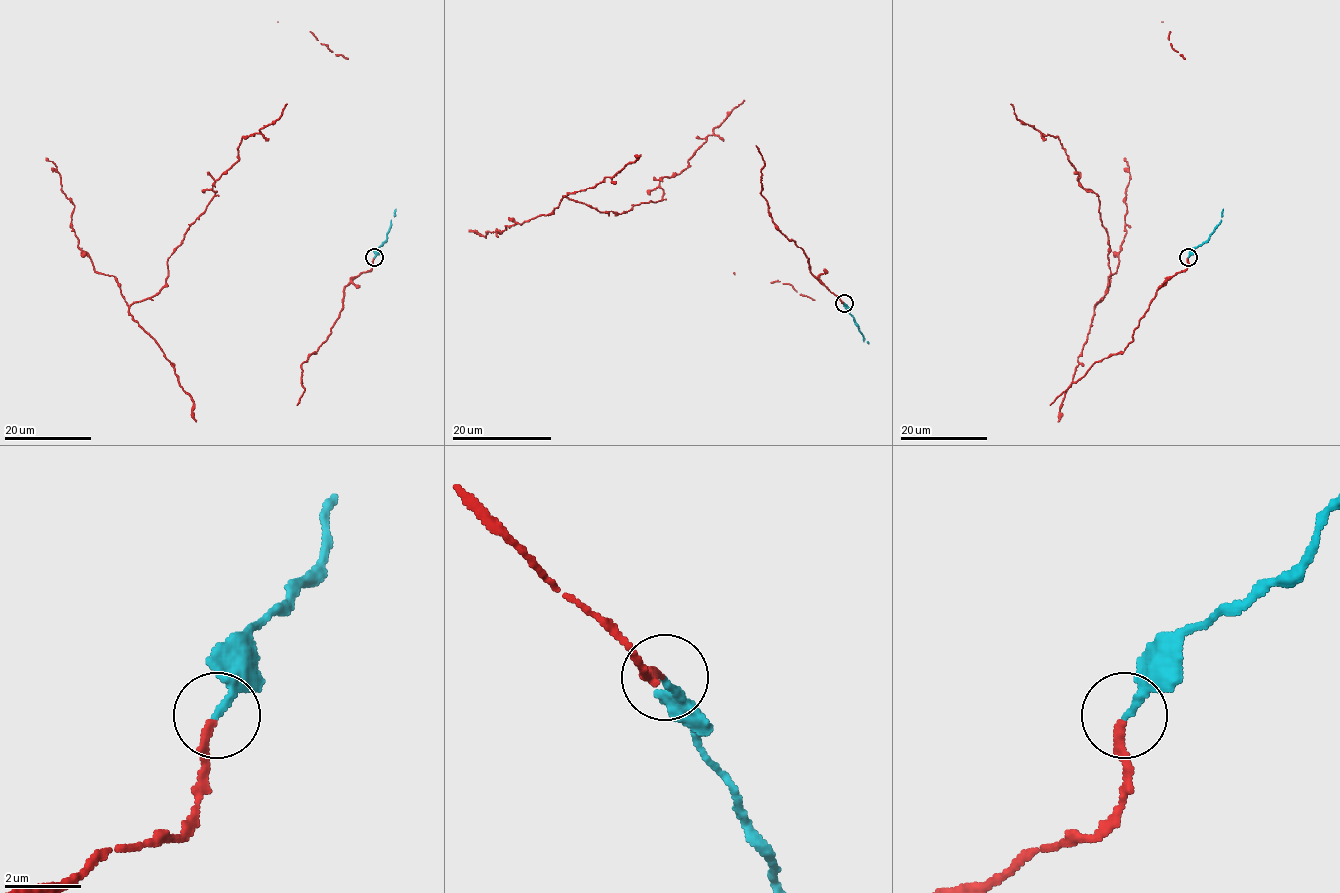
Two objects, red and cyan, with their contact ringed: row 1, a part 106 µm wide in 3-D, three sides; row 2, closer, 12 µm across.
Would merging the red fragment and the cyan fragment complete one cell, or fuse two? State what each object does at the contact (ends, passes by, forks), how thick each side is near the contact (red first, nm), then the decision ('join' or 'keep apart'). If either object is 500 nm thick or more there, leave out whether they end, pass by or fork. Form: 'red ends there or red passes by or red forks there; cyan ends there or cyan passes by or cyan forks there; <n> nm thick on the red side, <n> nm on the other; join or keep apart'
red ends there; cyan ends there; 190 nm thick on the red side, 180 nm on the other; join

